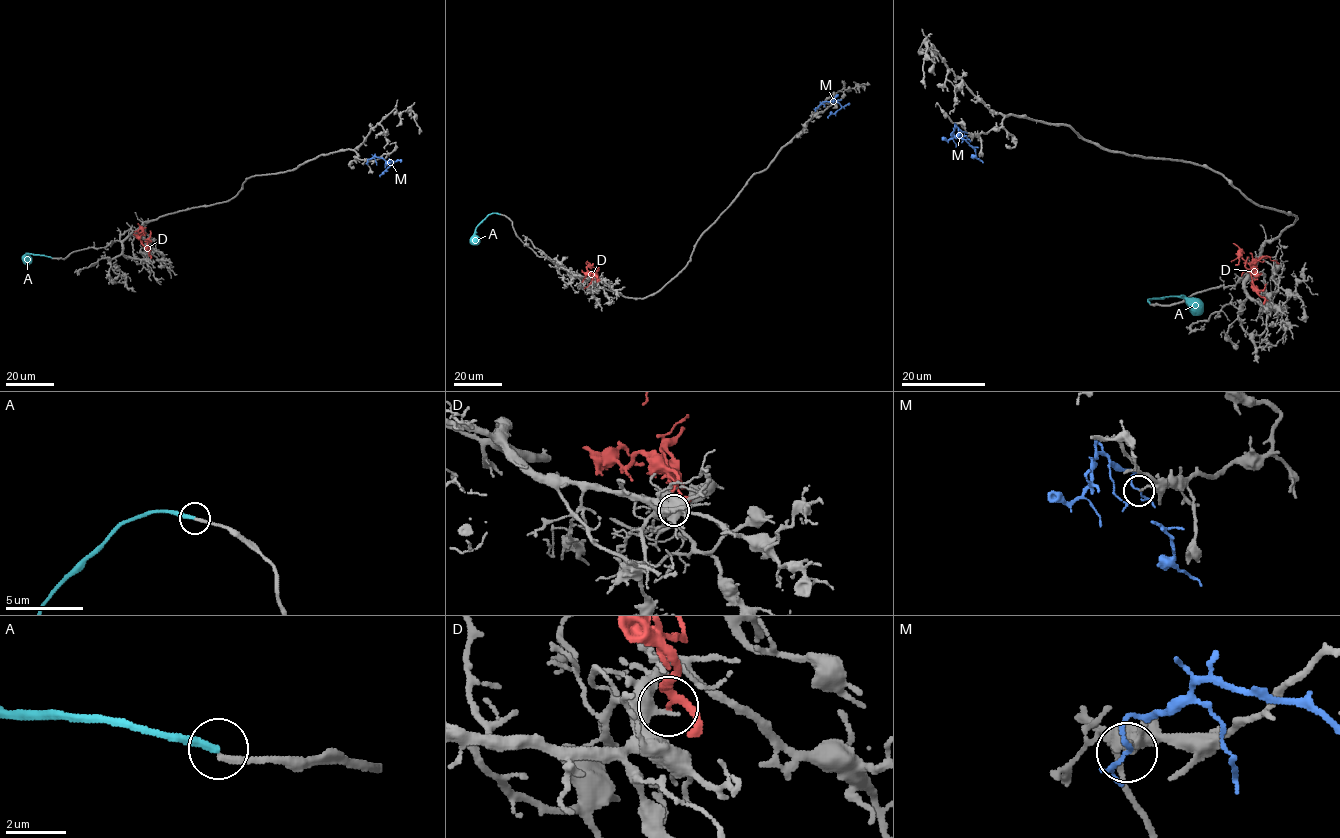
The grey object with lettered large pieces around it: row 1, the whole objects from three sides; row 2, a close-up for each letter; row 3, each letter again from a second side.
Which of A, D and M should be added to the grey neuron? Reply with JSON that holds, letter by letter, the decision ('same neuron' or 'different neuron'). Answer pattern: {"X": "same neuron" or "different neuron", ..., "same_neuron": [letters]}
{"A": "different neuron", "D": "different neuron", "M": "different neuron", "same_neuron": []}

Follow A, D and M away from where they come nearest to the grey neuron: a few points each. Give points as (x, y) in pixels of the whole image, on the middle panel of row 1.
A: (499, 214), (489, 214), (477, 226), (475, 245)
D: (597, 281), (597, 277), (589, 272), (591, 282), (584, 289)
M: (816, 108), (822, 102), (838, 103), (841, 106), (828, 118)

